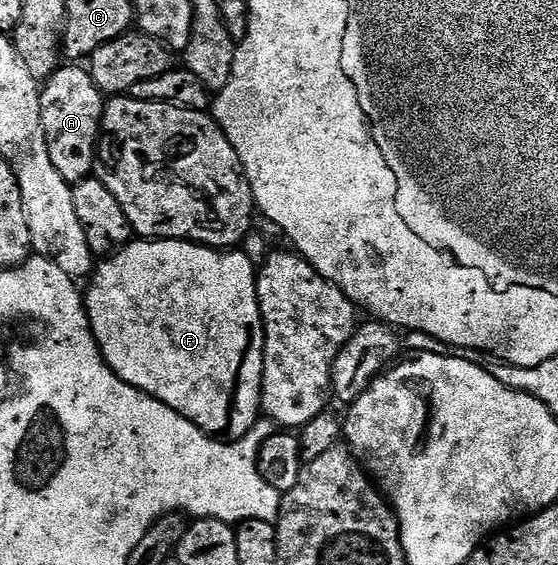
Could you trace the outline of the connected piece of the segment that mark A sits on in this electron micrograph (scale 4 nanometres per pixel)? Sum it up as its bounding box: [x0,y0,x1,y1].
[40,66,104,186]

